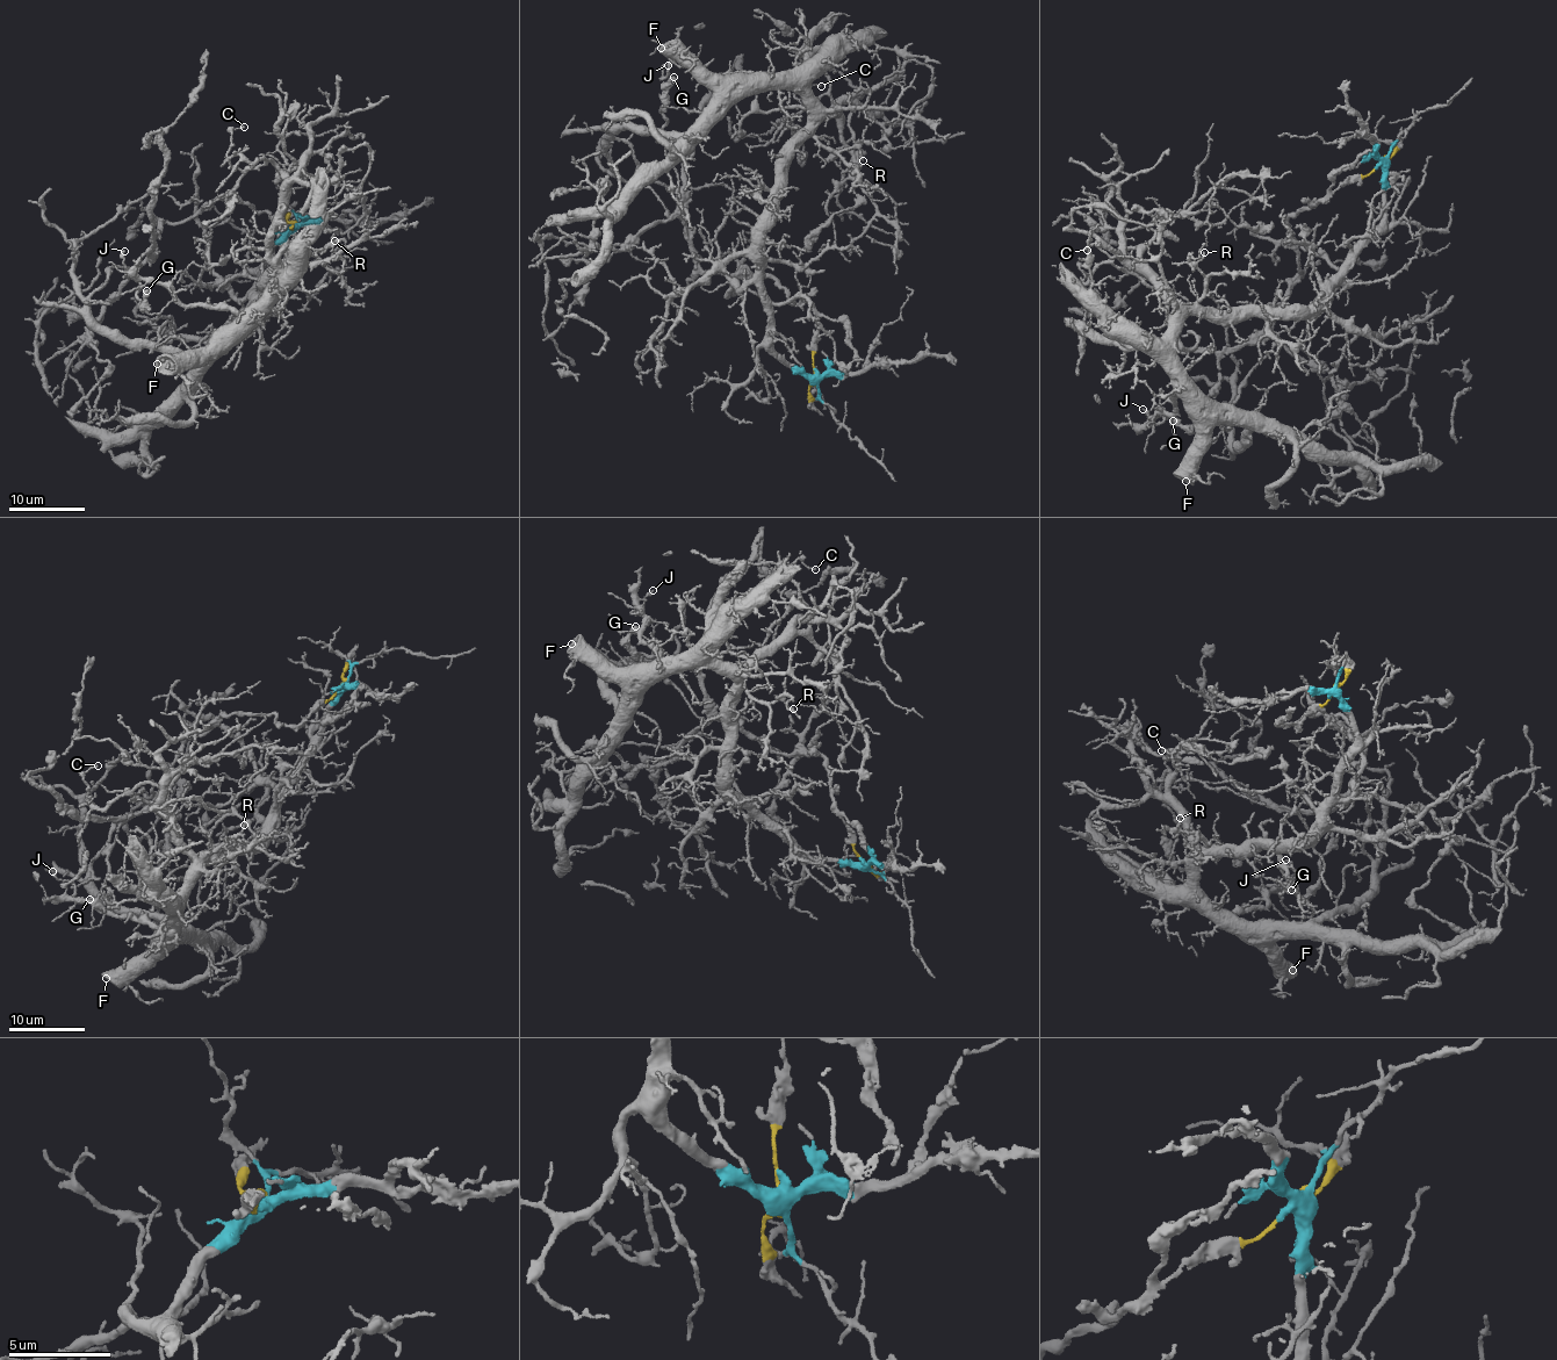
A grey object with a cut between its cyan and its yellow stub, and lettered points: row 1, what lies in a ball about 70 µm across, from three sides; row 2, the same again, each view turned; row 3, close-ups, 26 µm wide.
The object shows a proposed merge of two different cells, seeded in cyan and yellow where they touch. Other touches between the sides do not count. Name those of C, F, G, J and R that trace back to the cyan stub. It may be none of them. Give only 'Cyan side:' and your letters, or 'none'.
Cyan side: C, F, J, R

